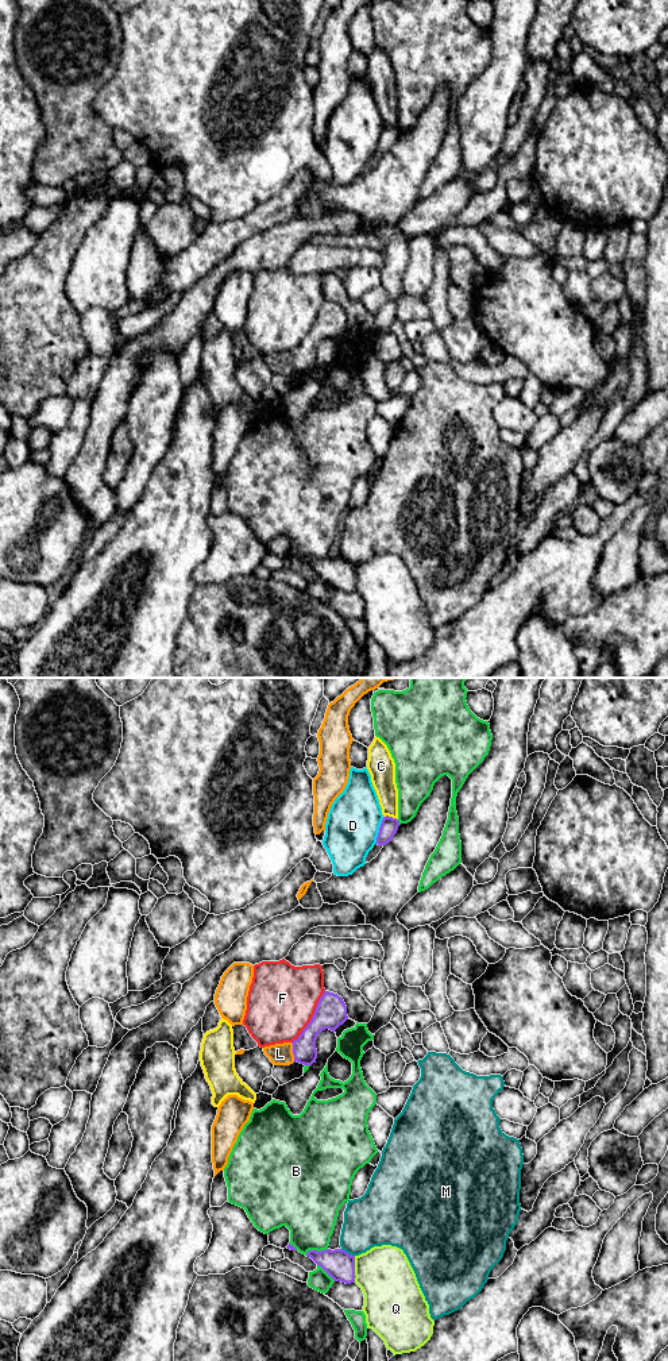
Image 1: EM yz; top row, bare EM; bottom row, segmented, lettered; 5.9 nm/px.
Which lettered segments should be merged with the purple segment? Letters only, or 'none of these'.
none of these

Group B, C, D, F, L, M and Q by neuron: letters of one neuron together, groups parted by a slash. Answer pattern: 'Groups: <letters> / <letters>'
Groups: B / C / D / F / L / M / Q

